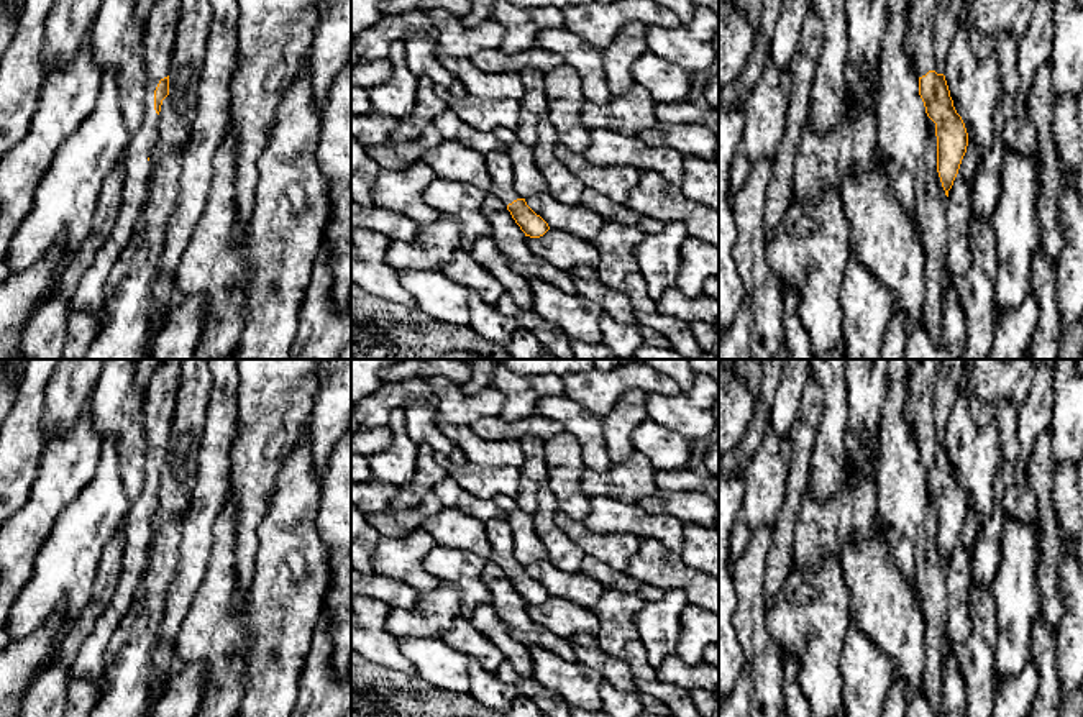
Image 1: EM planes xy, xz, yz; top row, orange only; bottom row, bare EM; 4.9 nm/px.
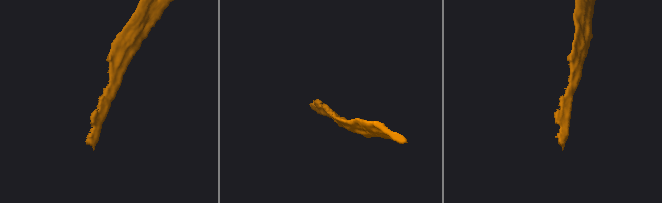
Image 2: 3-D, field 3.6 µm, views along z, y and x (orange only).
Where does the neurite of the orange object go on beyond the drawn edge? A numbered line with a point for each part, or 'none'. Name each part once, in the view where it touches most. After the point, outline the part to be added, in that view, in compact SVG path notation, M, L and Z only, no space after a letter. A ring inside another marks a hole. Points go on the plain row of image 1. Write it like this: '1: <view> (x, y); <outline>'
1: xy (159, 399); M166 359L156 371L144 392L144 486L138 499L130 505L120 528L123 530L123 569L113 597L102 610L94 632L80 645L77 658L71 664L69 679L95 679L103 673L103 650L118 628L121 619L135 602L135 592L148 571L148 546L151 532L148 525L159 505L161 486L154 477L154 458L161 446L169 443L176 413L179 384L177 359Z

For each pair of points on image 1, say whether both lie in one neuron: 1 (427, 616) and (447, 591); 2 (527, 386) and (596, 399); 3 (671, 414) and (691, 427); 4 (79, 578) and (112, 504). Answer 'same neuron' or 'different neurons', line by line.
1: same neuron
2: different neurons
3: same neuron
4: same neuron

